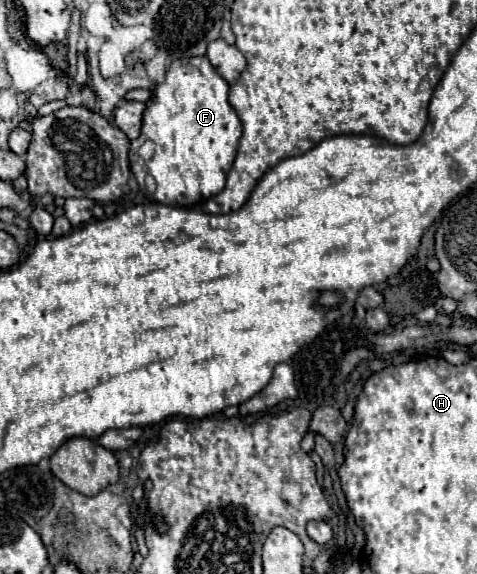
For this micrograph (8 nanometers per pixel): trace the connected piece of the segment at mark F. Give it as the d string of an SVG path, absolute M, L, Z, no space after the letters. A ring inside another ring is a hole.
M194 56L194 58L188 58L188 64L184 64L184 62L180 62L180 64L172 64L172 68L166 72L166 80L164 80L162 84L158 84L158 86L152 90L152 98L146 102L142 134L140 134L136 140L132 140L132 146L130 146L130 168L132 168L132 174L136 176L138 184L140 184L140 188L142 188L144 192L146 192L146 188L144 188L144 176L146 176L146 174L154 176L154 180L156 180L156 192L152 194L152 198L154 198L156 202L166 204L166 206L184 206L184 208L190 208L190 206L198 206L198 204L206 202L210 196L214 196L214 194L222 192L224 182L226 182L226 172L230 172L230 164L234 162L234 156L236 156L236 150L238 150L238 142L240 142L240 136L242 136L242 122L240 122L240 118L236 116L234 108L228 104L228 88L230 88L230 86L228 86L228 82L226 82L222 76L218 76L218 72L212 68L212 64L208 62L208 58L206 58L206 56L204 56L204 58ZM146 140L152 140L152 142L156 144L154 158L152 158L152 160L148 160L148 162L146 162L146 160L142 160L142 158L136 154L138 146L140 146L140 144L144 144Z

